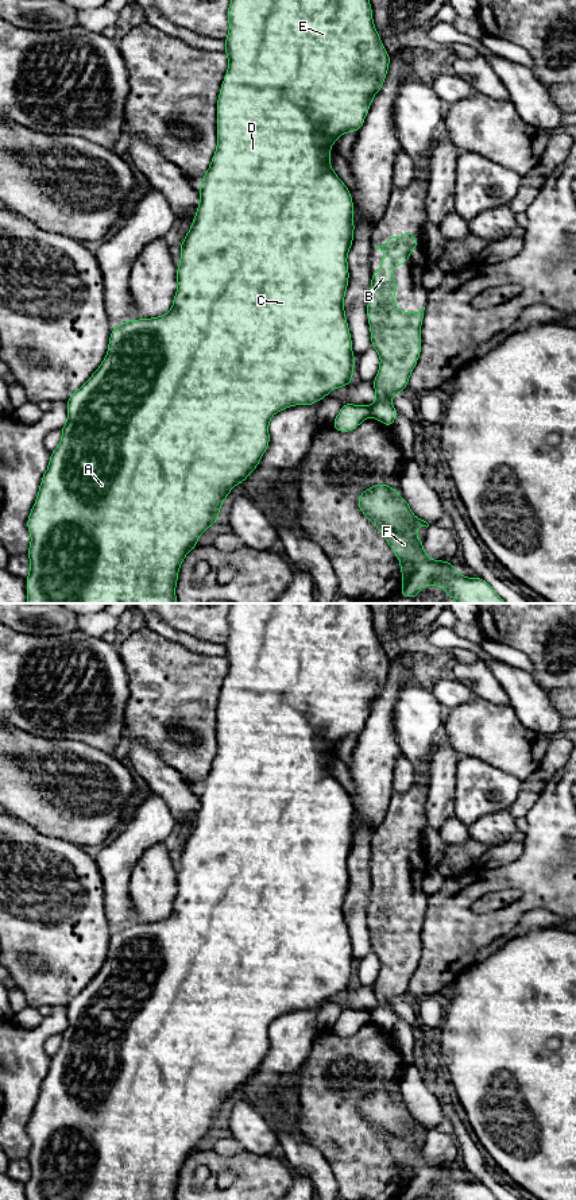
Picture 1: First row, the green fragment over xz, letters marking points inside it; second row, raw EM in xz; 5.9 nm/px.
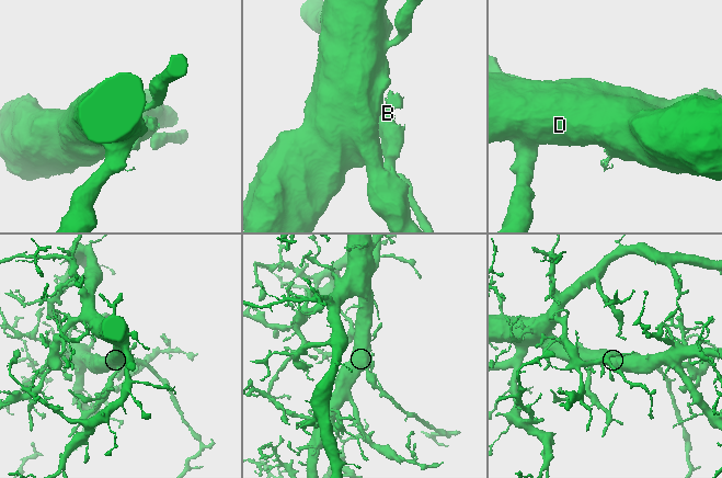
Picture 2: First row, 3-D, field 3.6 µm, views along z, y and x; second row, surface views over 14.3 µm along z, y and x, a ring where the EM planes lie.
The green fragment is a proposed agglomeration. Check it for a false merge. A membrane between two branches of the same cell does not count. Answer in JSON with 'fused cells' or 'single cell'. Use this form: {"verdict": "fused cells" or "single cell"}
{"verdict": "fused cells"}

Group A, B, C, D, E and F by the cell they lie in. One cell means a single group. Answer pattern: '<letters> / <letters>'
A C D E F / B

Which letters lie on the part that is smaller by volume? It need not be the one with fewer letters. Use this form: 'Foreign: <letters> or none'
Foreign: B

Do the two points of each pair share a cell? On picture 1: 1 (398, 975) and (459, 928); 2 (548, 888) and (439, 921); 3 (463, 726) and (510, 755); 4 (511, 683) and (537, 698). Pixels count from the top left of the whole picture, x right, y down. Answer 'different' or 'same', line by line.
1: different
2: same
3: same
4: same

